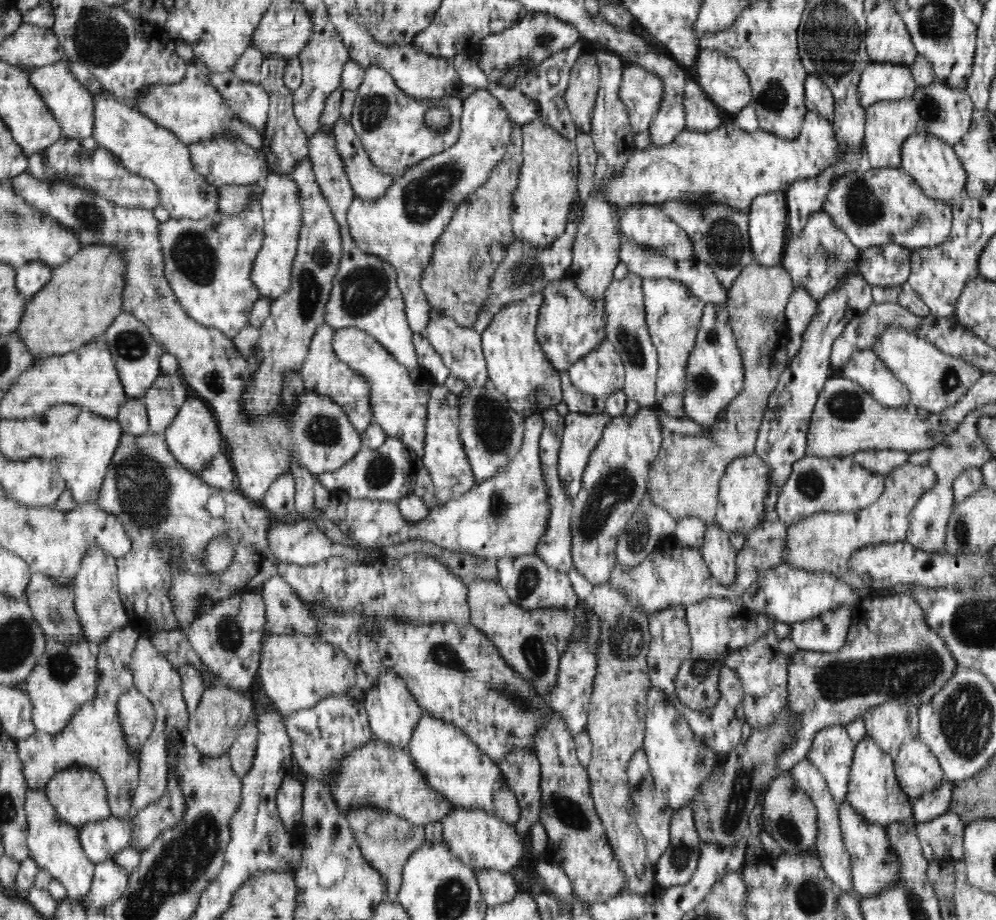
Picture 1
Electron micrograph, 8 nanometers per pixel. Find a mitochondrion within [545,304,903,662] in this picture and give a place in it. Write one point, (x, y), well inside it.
(615, 489)

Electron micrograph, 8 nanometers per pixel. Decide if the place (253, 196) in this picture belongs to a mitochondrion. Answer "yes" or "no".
no

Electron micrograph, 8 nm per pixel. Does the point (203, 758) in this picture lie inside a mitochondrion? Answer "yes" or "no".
no

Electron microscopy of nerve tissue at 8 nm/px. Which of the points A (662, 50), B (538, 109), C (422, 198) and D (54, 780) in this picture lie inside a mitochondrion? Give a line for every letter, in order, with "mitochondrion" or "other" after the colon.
A: other
B: other
C: mitochondrion
D: other

